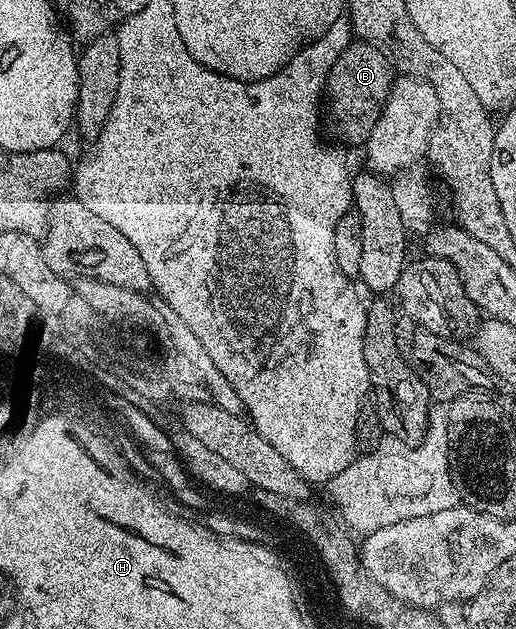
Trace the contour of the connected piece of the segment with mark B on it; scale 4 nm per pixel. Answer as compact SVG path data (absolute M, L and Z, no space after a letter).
M350 42L346 50L334 62L334 66L328 75L326 85L326 108L332 111L332 128L348 144L367 145L368 135L374 130L374 126L380 117L380 109L384 107L394 87L394 69L392 61L387 54L374 47L373 44L363 42Z

